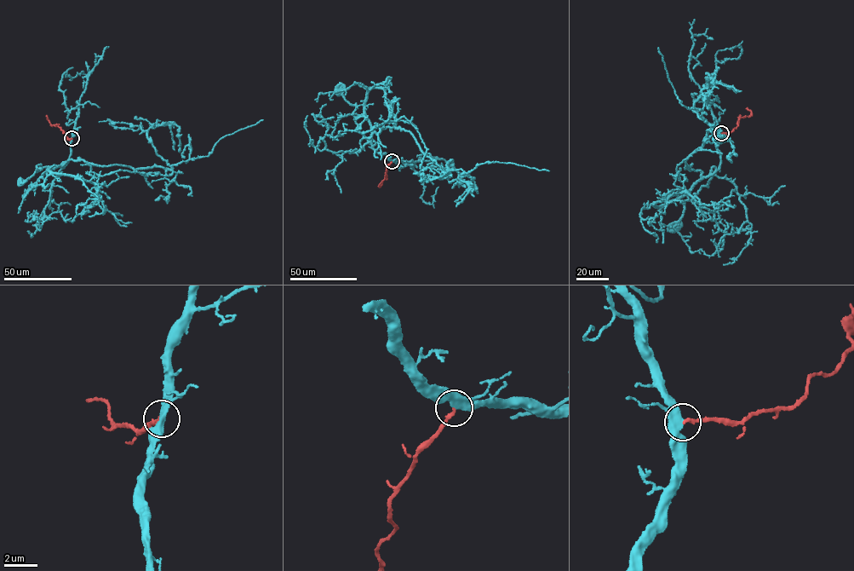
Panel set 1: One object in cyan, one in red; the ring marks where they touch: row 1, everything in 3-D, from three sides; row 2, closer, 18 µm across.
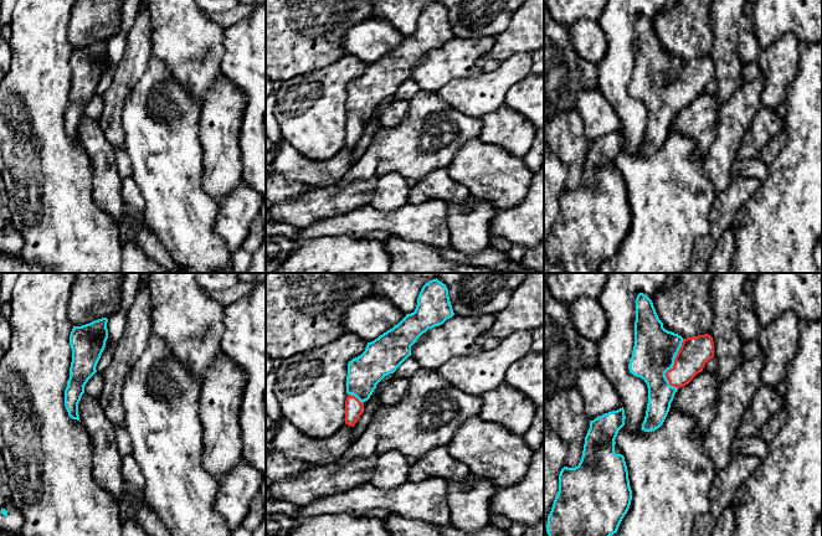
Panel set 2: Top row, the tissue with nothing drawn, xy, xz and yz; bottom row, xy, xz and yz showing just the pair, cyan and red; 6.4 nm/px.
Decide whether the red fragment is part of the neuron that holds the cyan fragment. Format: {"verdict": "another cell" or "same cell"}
{"verdict": "same cell"}

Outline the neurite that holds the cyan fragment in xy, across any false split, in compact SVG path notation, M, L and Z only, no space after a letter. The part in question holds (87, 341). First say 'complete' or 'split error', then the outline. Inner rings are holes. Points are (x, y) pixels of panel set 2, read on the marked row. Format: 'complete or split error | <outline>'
complete | M102 318L82 326L73 326L71 331L72 362L65 390L65 407L72 419L79 421L78 403L84 386L97 372L96 366L108 339L107 323L108 319Z

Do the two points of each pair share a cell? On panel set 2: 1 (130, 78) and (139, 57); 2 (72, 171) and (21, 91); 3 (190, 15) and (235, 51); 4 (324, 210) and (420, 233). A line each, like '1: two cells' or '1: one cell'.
1: one cell
2: one cell
3: two cells
4: two cells

